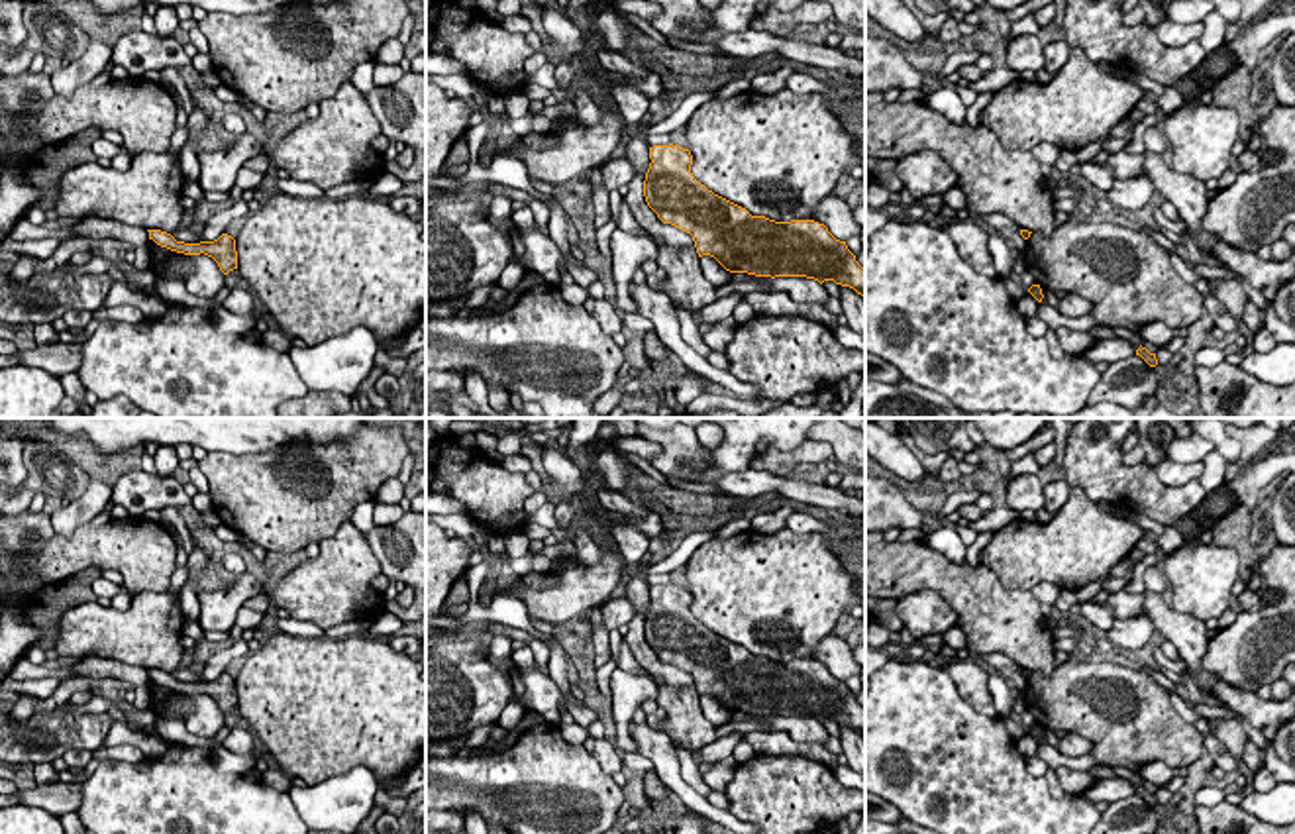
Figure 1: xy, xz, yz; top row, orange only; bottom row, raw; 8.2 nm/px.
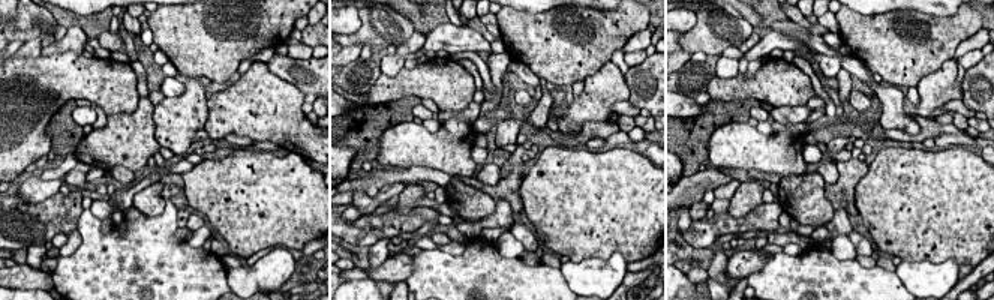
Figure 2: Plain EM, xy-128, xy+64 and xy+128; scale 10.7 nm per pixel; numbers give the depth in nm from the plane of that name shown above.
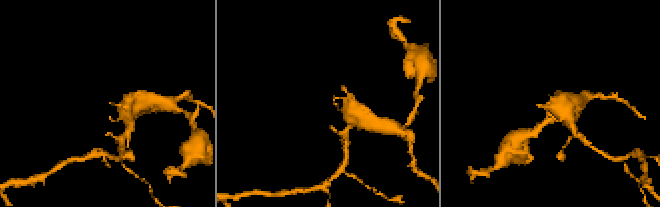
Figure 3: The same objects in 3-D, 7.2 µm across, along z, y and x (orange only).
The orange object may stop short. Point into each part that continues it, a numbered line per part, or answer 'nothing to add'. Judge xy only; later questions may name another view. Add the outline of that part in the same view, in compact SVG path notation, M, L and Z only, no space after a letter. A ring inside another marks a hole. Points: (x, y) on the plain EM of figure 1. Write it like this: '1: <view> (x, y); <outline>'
nothing to add

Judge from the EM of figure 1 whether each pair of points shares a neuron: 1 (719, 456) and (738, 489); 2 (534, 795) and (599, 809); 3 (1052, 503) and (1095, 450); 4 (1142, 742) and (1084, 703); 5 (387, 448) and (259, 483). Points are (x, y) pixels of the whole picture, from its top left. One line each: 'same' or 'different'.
1: different
2: same
3: different
4: same
5: same

